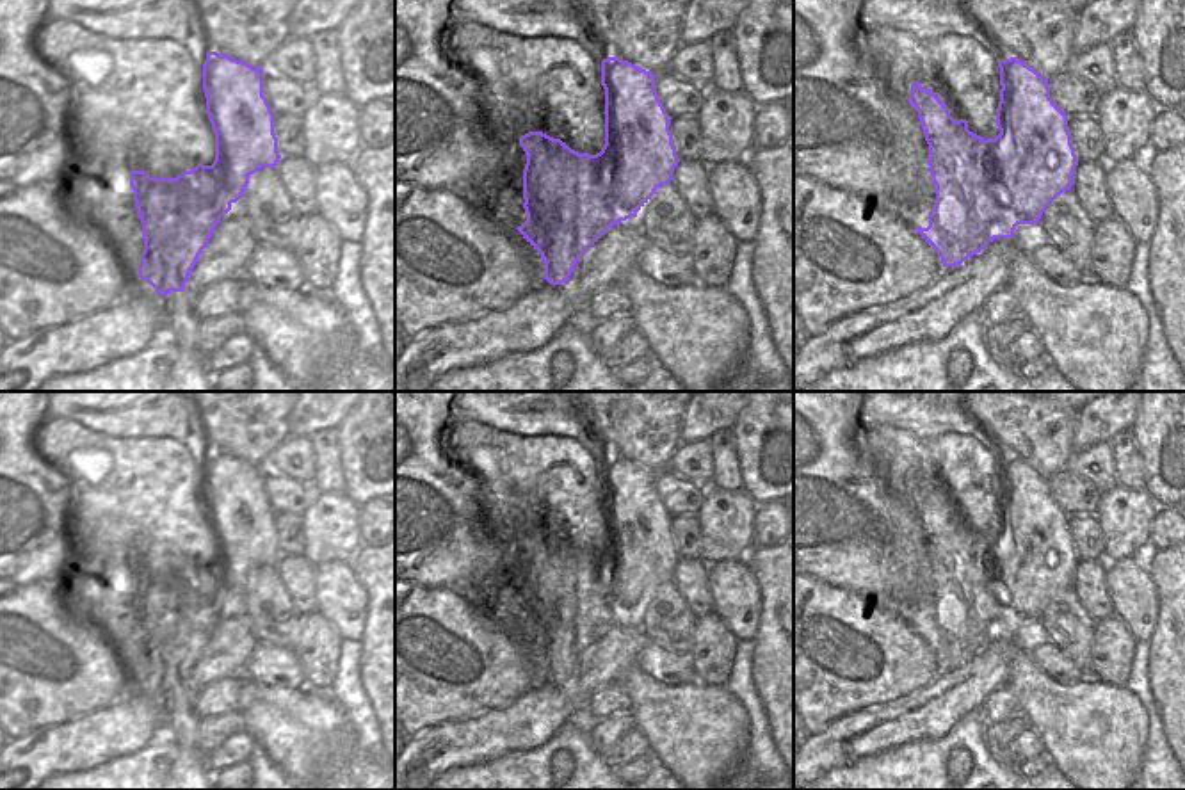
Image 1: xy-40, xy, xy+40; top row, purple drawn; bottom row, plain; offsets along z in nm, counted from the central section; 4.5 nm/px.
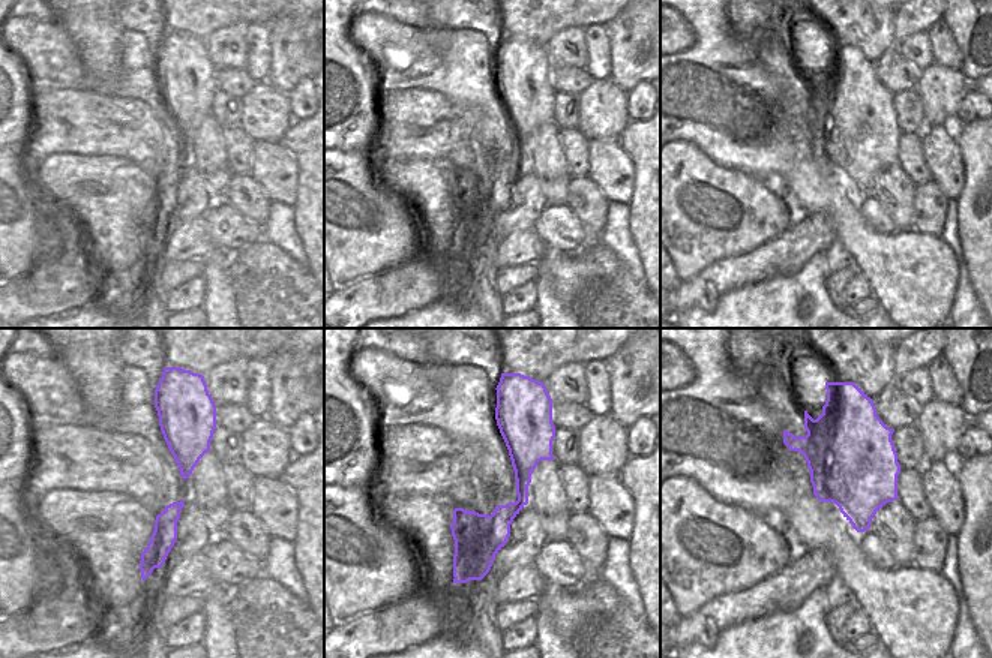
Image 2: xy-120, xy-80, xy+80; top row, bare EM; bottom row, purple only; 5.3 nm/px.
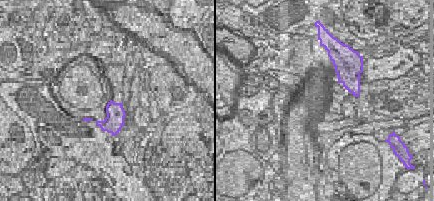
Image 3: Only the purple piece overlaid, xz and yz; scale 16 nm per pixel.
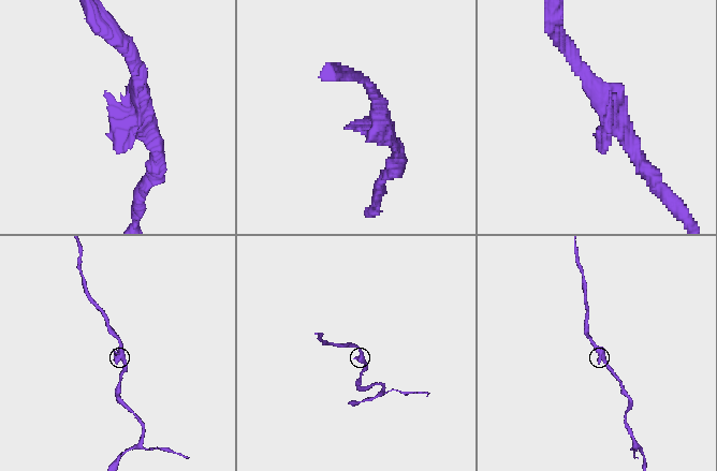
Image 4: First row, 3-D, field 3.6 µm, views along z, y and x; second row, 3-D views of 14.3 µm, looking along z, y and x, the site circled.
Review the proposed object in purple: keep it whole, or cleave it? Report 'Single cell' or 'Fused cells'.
Fused cells.

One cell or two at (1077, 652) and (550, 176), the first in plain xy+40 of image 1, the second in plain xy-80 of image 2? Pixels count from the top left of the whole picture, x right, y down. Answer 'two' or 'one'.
one

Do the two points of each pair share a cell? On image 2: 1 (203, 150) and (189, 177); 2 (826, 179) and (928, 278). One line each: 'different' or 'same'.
1: different
2: same

